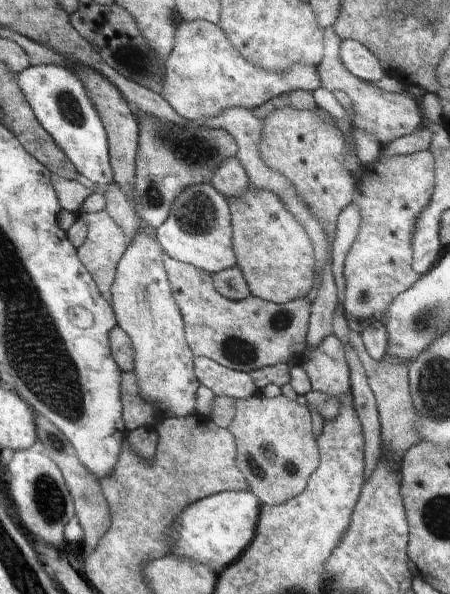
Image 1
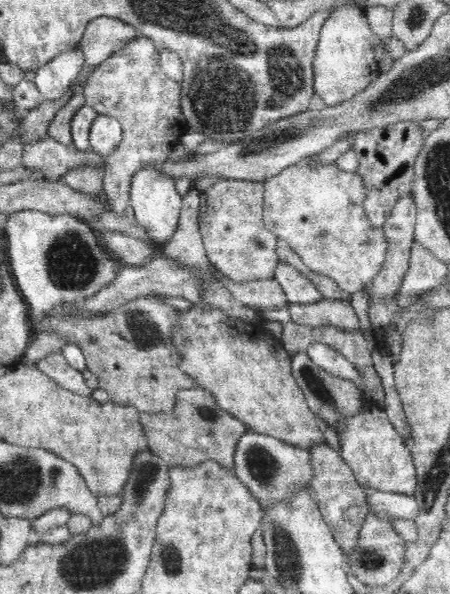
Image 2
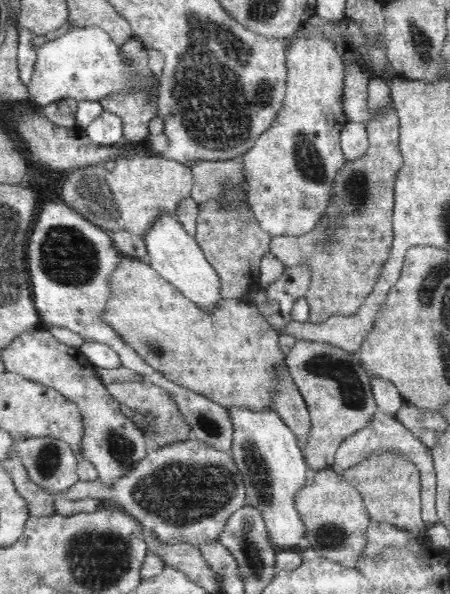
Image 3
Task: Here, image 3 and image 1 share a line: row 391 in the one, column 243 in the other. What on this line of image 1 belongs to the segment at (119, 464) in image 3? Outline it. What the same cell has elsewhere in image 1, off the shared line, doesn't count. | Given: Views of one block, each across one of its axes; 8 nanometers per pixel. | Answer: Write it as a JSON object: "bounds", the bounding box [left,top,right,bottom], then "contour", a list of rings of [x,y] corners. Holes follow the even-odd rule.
{"bounds":[162,20,321,121],"contour":[[[180,20],[175,28],[175,43],[170,56],[165,62],[166,76],[162,87],[162,98],[180,115],[189,121],[201,121],[202,118],[218,116],[220,112],[228,108],[244,108],[252,111],[264,104],[267,100],[279,96],[283,92],[304,89],[314,91],[321,87],[318,71],[313,66],[294,64],[286,72],[266,72],[264,68],[256,68],[246,58],[240,56],[240,52],[230,44],[226,34],[220,26],[207,20],[184,21]]]}

